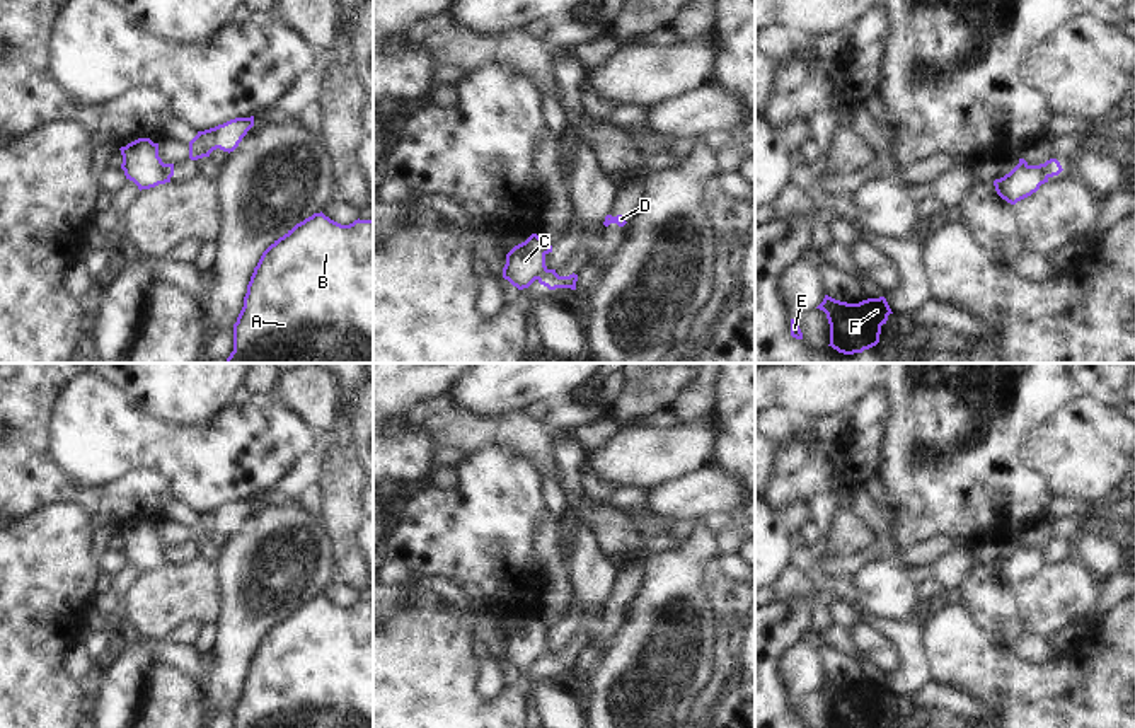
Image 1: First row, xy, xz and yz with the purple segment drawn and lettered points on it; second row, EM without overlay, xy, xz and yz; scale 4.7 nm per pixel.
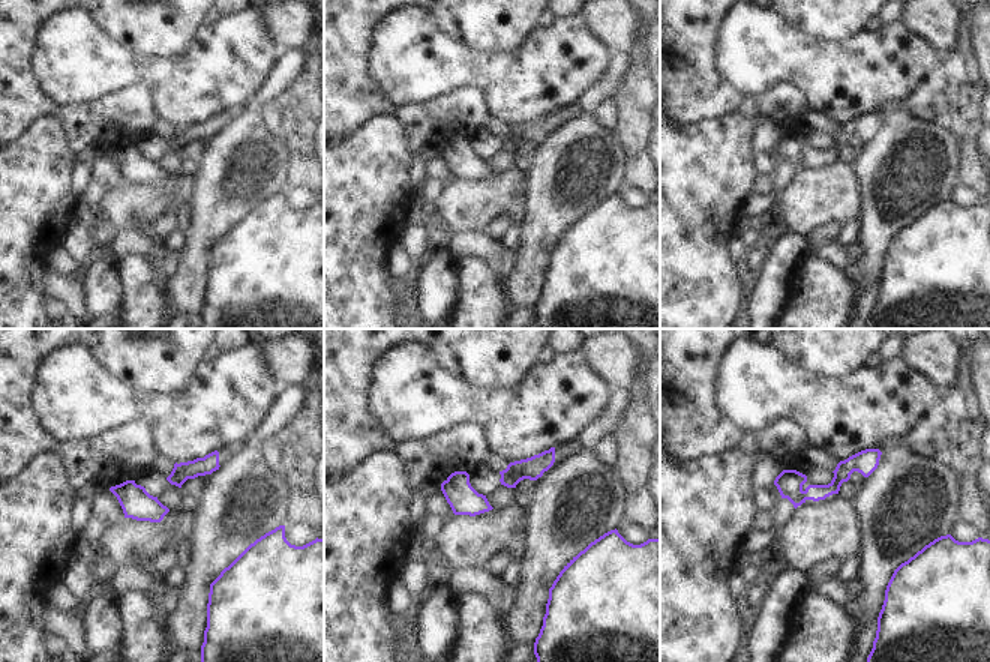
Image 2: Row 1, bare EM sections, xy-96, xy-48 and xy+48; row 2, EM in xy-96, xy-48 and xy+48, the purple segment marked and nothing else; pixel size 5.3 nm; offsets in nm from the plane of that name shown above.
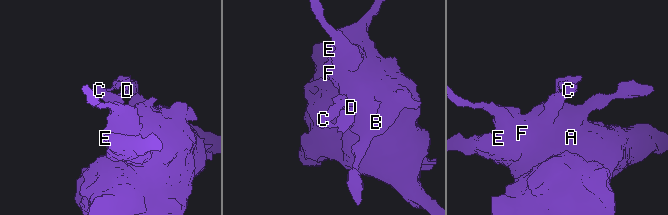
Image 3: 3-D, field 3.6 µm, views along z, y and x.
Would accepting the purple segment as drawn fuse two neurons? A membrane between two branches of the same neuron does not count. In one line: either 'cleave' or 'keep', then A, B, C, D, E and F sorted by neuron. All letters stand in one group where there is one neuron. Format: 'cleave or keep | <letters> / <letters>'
cleave | A B C E F / D

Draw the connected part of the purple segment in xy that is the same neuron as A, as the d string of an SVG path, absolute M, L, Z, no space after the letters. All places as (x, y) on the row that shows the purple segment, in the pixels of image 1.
M320 211L274 240L247 285L227 363L373 363L373 220L341 225Z

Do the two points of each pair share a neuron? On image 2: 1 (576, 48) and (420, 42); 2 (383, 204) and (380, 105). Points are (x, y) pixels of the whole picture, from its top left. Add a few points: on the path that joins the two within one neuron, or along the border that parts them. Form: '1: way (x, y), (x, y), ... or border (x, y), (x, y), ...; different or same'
1: way (537, 65), (459, 63); same
2: border (350, 134), (372, 116), (396, 116), (407, 137); different

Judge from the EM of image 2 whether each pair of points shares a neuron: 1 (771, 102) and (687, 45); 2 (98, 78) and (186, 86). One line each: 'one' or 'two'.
1: one
2: one

